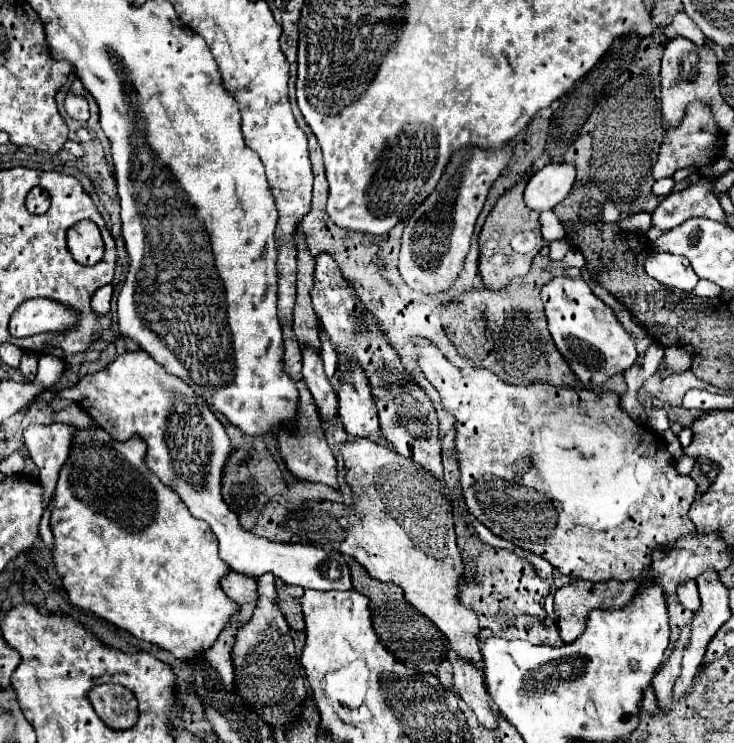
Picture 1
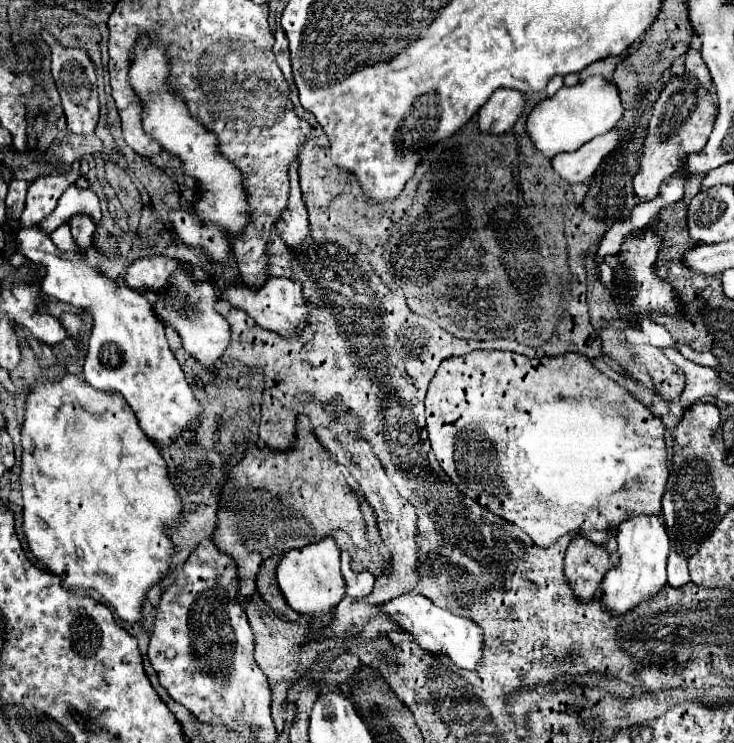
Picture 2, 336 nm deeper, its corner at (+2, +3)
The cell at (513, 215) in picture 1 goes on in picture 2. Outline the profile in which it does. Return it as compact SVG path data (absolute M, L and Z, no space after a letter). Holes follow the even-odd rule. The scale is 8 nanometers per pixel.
M619 56L619 58L605 58L605 60L599 60L599 62L593 62L579 76L581 76L581 80L585 80L587 76L593 76L593 74L599 74L603 78L611 78L613 76L613 70L617 68L617 64L621 60L623 60L623 56Z

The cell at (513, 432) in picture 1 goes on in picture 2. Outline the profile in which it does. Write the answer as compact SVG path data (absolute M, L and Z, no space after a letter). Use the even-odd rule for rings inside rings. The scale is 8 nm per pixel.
M475 350L465 356L453 356L441 362L435 378L429 384L425 396L425 414L427 414L427 432L431 440L431 448L441 464L441 468L449 474L449 478L457 484L457 488L477 500L483 508L507 518L523 532L531 536L537 546L551 546L563 534L583 534L591 538L591 542L605 544L611 528L617 526L619 520L627 518L627 510L635 510L637 514L661 514L663 490L669 478L669 462L665 450L665 426L659 418L655 418L643 404L639 404L625 388L617 382L601 374L591 366L583 354L563 354L563 356L543 356L543 358L527 358L515 352L499 352L499 350Z

